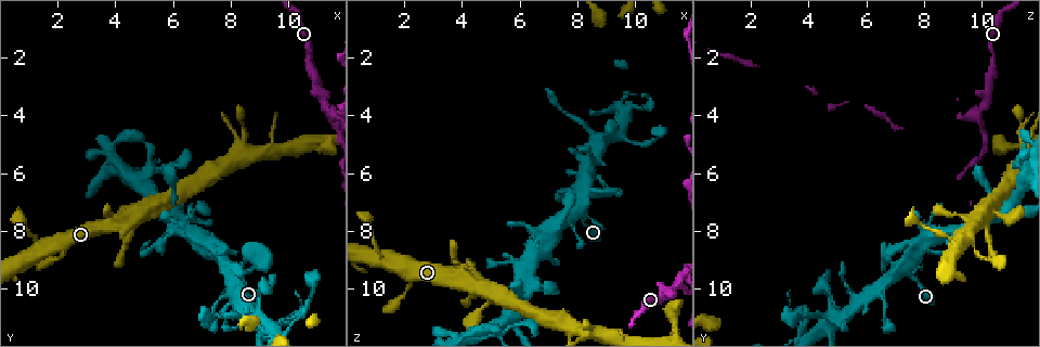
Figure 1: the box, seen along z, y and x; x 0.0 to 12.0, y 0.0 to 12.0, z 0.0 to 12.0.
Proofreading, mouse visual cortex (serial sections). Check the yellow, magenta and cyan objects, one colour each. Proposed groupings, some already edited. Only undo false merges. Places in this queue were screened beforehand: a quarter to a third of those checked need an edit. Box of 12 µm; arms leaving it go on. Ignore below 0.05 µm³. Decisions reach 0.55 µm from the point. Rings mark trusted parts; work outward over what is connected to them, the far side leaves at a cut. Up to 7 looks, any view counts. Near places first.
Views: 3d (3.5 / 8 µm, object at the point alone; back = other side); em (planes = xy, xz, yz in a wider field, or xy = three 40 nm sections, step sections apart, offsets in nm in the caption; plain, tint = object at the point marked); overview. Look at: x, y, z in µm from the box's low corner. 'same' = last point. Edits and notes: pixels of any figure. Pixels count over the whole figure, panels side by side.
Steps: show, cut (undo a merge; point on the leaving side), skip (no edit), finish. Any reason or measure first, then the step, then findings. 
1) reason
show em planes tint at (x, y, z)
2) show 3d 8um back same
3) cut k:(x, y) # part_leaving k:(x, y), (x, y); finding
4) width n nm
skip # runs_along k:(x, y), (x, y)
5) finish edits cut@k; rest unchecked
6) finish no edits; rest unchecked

sharp bend
show 3d 3.5um back at (6.8, 7.3, 9.9)

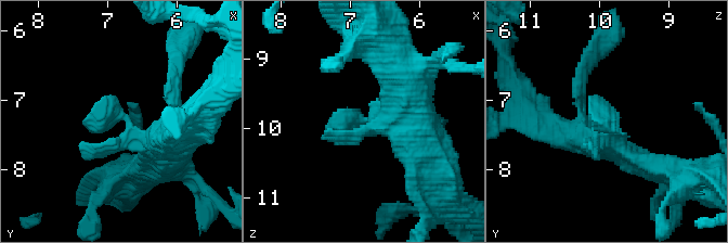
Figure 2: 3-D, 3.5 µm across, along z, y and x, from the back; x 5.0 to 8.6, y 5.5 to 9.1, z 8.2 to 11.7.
show em xy step 1 tint at (6.75, 7.25, 9.90)

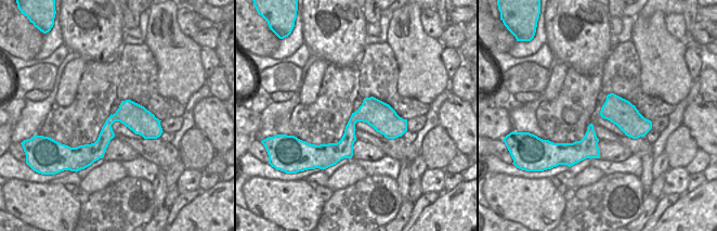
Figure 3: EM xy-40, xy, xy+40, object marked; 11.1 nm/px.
skip # runs_along 2:(171, 152), (121, 116), (85, 123); one cell here

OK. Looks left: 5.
three-way junction
show 3d 3.5um at (8.4, 4.9, 11.4)

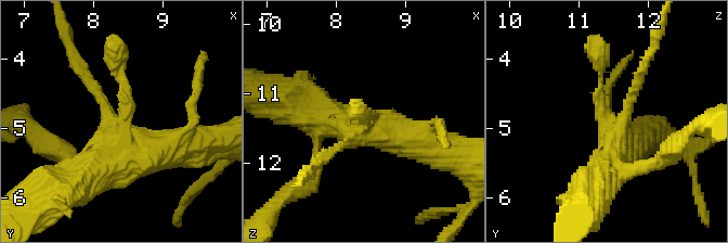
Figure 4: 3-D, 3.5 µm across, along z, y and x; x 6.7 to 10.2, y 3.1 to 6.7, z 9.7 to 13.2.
now the EM
show em xy step 2 tint at (8.45, 4.90, 11.35)

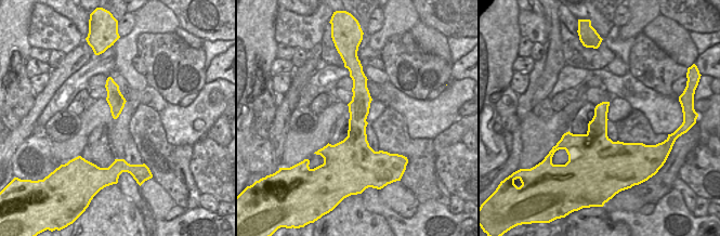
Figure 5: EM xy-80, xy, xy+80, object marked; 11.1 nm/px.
skip # runs_along 4:(95, 173), (129, 156), (113, 55); continuous, no second cell

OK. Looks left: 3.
show 3d 3.5um back at (11.3, 3.9, 9.9)

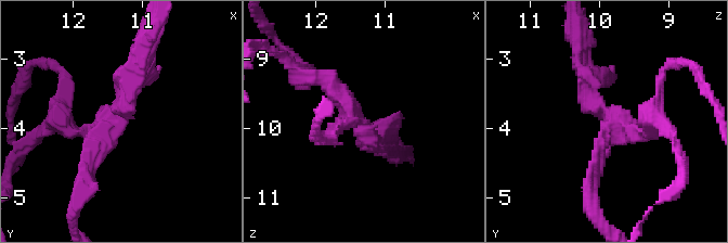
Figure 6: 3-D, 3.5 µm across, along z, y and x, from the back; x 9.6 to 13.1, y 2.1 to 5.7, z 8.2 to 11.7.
arms 3; arm_widths 150, 150, 200 nm
show em planes tint at (11.35, 3.90, 9.90)

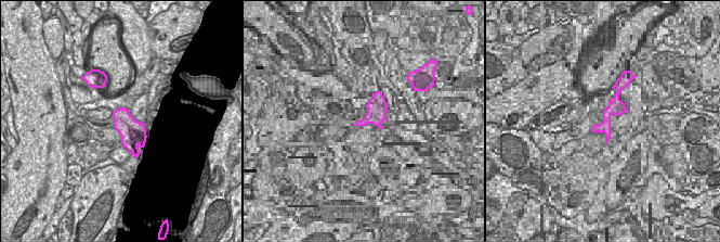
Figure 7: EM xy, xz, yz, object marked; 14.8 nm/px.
cut 6:(329, 81) # part_leaving 6:(350, 107), (316, 77), (316, 74); a second cell is stuck on

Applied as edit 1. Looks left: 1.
finish edits cut@6; rest unchecked

